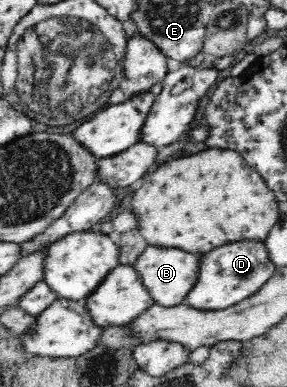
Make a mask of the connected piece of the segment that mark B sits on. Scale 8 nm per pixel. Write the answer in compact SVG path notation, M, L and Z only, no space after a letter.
M146 248L144 258L140 258L134 266L142 273L144 283L152 297L156 299L156 304L162 306L178 306L186 302L188 294L192 292L198 284L198 274L202 266L202 252L184 252L178 248Z

